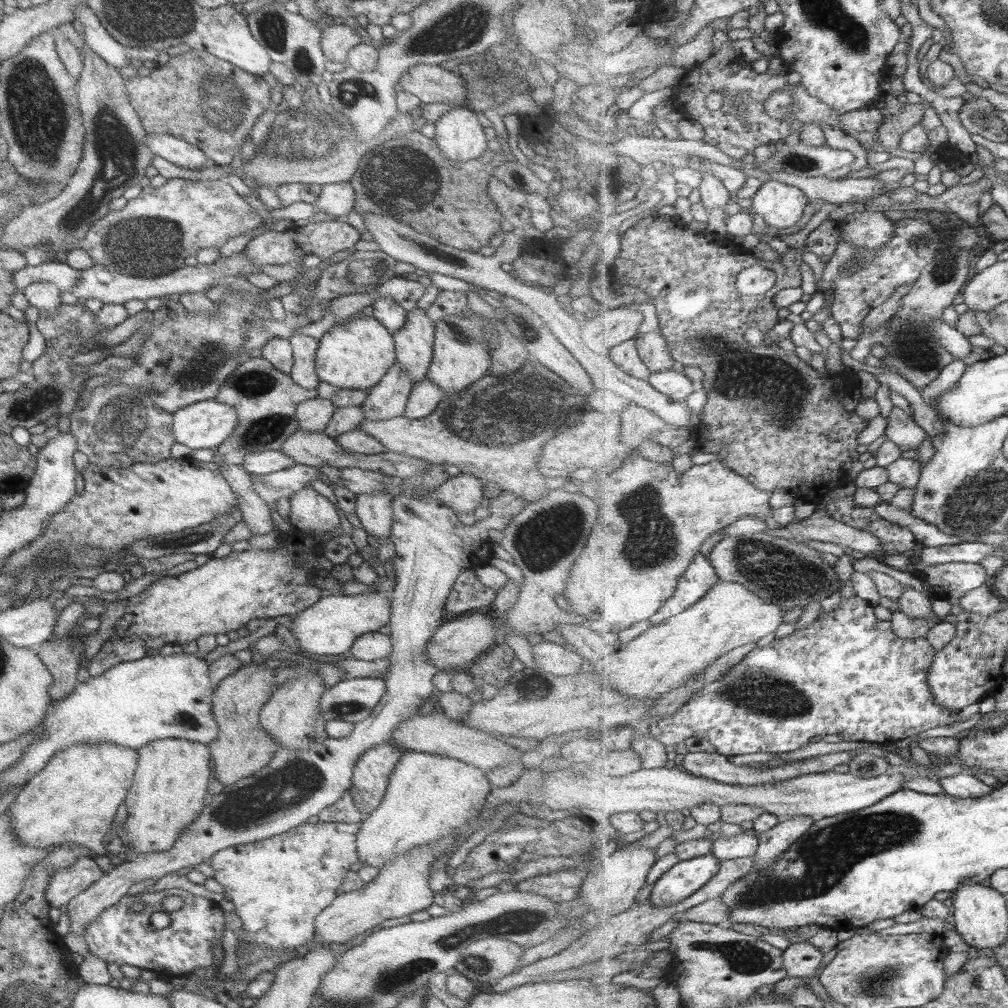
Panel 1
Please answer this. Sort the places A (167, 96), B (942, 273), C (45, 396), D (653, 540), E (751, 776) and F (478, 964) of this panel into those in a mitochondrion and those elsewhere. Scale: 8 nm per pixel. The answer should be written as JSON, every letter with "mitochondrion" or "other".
{"A":"other","B":"mitochondrion","C":"mitochondrion","D":"mitochondrion","E":"other","F":"mitochondrion"}

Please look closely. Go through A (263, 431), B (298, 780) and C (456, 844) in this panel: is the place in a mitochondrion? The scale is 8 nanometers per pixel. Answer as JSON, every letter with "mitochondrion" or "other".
{"A":"mitochondrion","B":"mitochondrion","C":"other"}

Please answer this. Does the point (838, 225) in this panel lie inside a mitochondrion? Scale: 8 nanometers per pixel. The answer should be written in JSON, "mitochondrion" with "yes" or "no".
{"mitochondrion":"no"}

